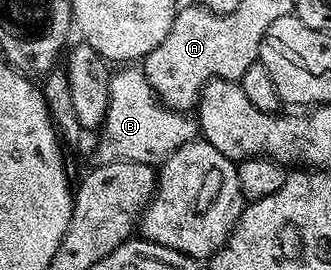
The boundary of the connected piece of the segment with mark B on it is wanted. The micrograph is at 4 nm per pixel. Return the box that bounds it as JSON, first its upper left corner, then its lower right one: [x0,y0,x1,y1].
[96,66,197,166]

